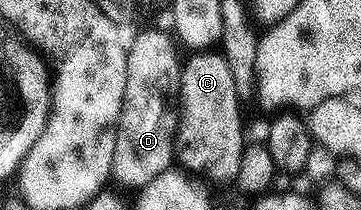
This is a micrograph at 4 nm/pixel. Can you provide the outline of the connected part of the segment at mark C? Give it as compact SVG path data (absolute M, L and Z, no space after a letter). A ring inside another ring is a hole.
M193 52L188 56L181 67L176 161L182 171L193 176L202 174L209 182L236 183L247 137L241 131L243 102L235 92L231 68L227 68L227 60L219 52Z

